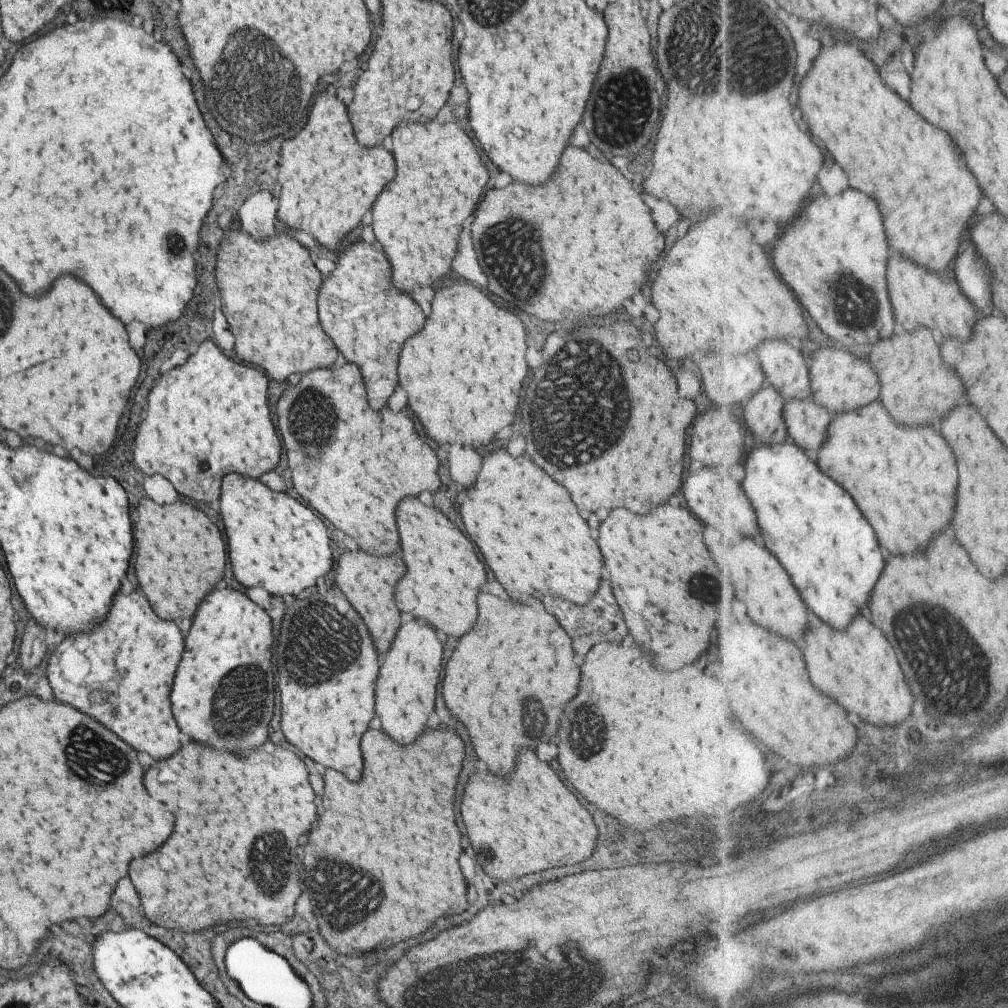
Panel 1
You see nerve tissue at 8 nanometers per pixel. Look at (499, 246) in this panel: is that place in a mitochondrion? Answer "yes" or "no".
yes

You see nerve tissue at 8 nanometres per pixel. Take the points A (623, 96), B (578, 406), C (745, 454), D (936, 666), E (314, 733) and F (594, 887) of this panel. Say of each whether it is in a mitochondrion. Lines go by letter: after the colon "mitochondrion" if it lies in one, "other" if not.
A: mitochondrion
B: mitochondrion
C: other
D: mitochondrion
E: other
F: other

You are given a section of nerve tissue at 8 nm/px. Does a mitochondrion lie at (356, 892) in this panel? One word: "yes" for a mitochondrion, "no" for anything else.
yes

